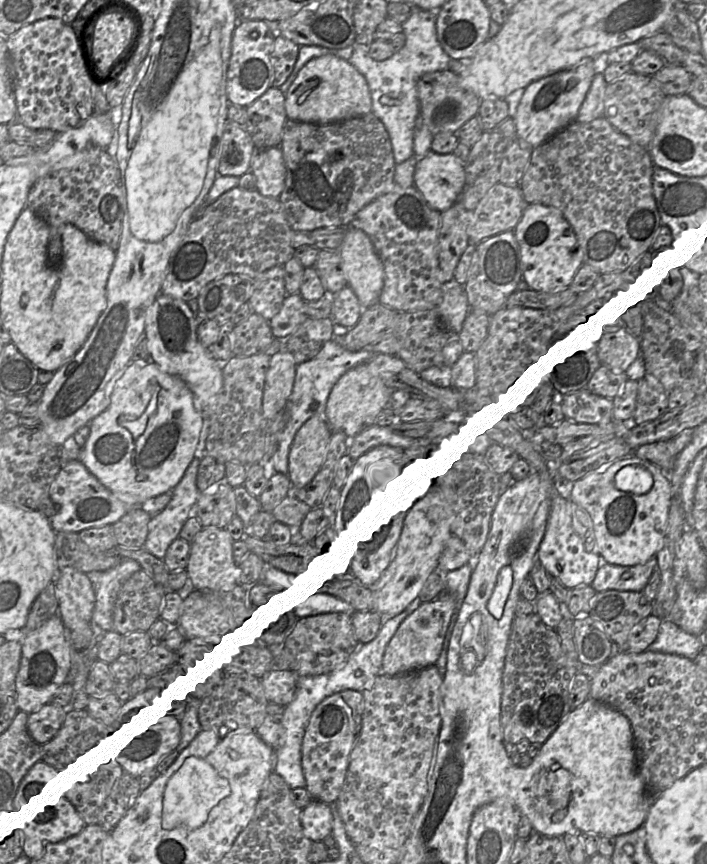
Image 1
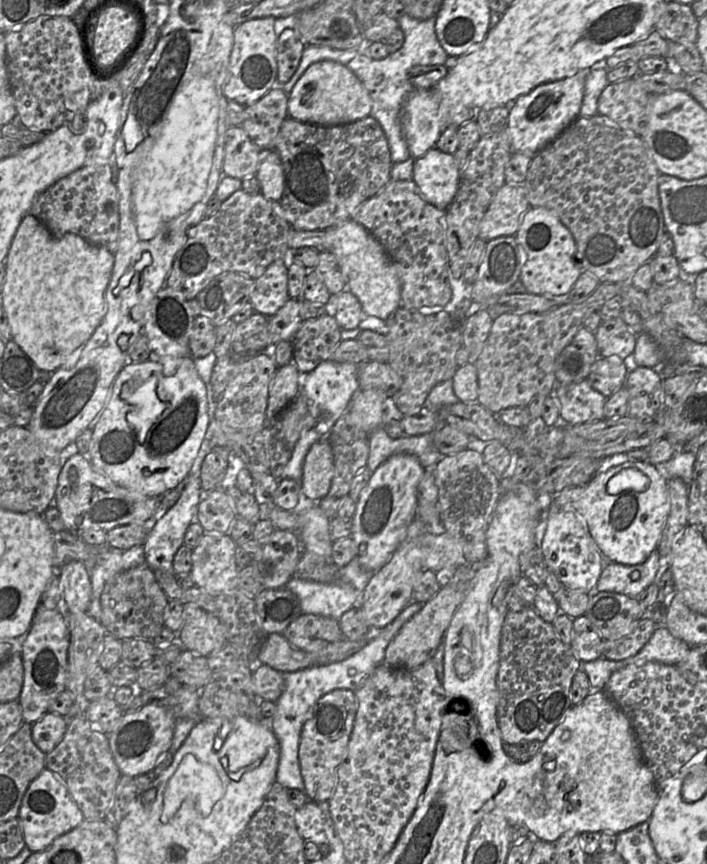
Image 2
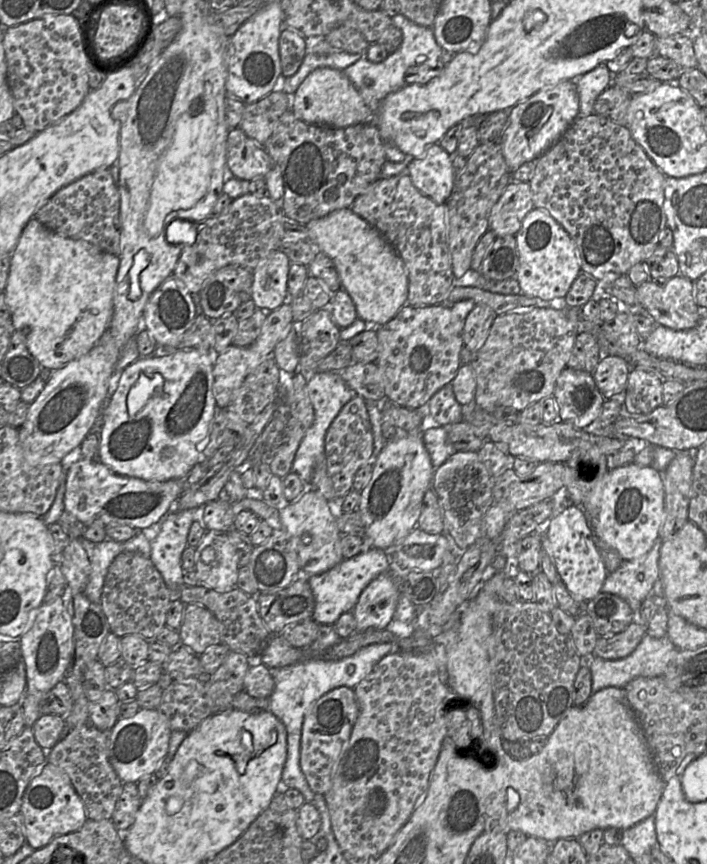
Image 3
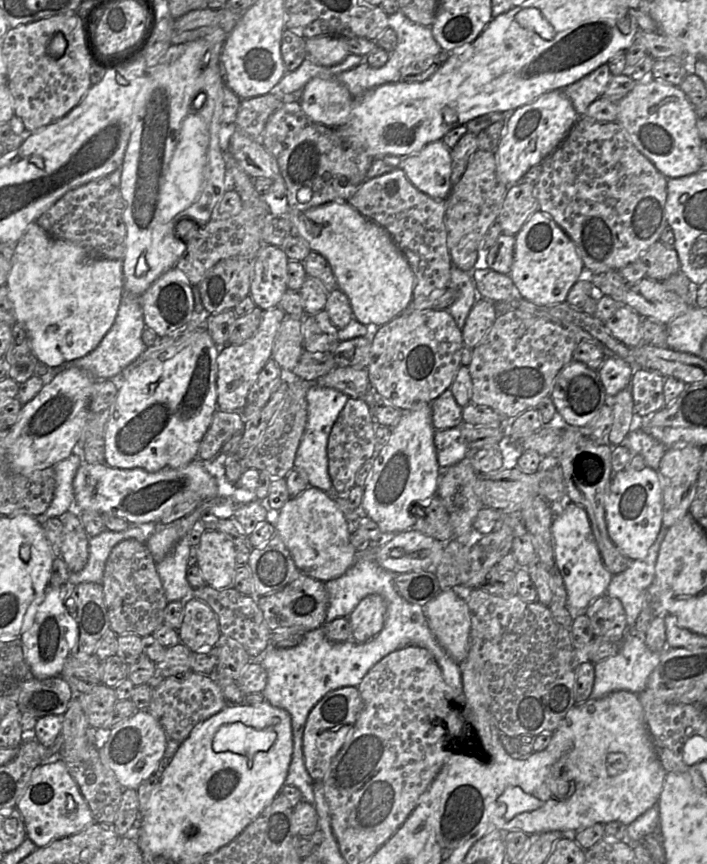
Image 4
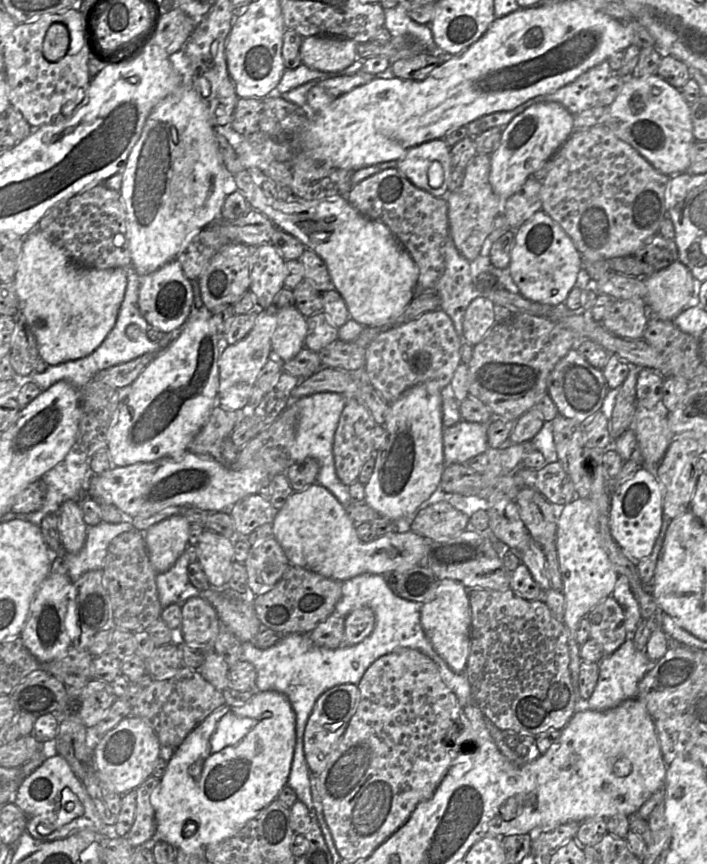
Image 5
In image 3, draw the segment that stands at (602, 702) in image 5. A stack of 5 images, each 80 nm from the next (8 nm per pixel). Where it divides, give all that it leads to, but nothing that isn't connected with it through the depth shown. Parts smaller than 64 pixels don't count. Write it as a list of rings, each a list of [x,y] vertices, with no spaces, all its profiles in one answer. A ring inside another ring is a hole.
[[[646,634],[636,649],[625,658],[618,660],[605,660],[595,656],[584,658],[584,664],[590,668],[592,675],[591,692],[593,694],[607,687],[625,688],[629,682],[638,677],[662,676],[678,651],[679,649],[674,646],[668,636],[653,638]]]

